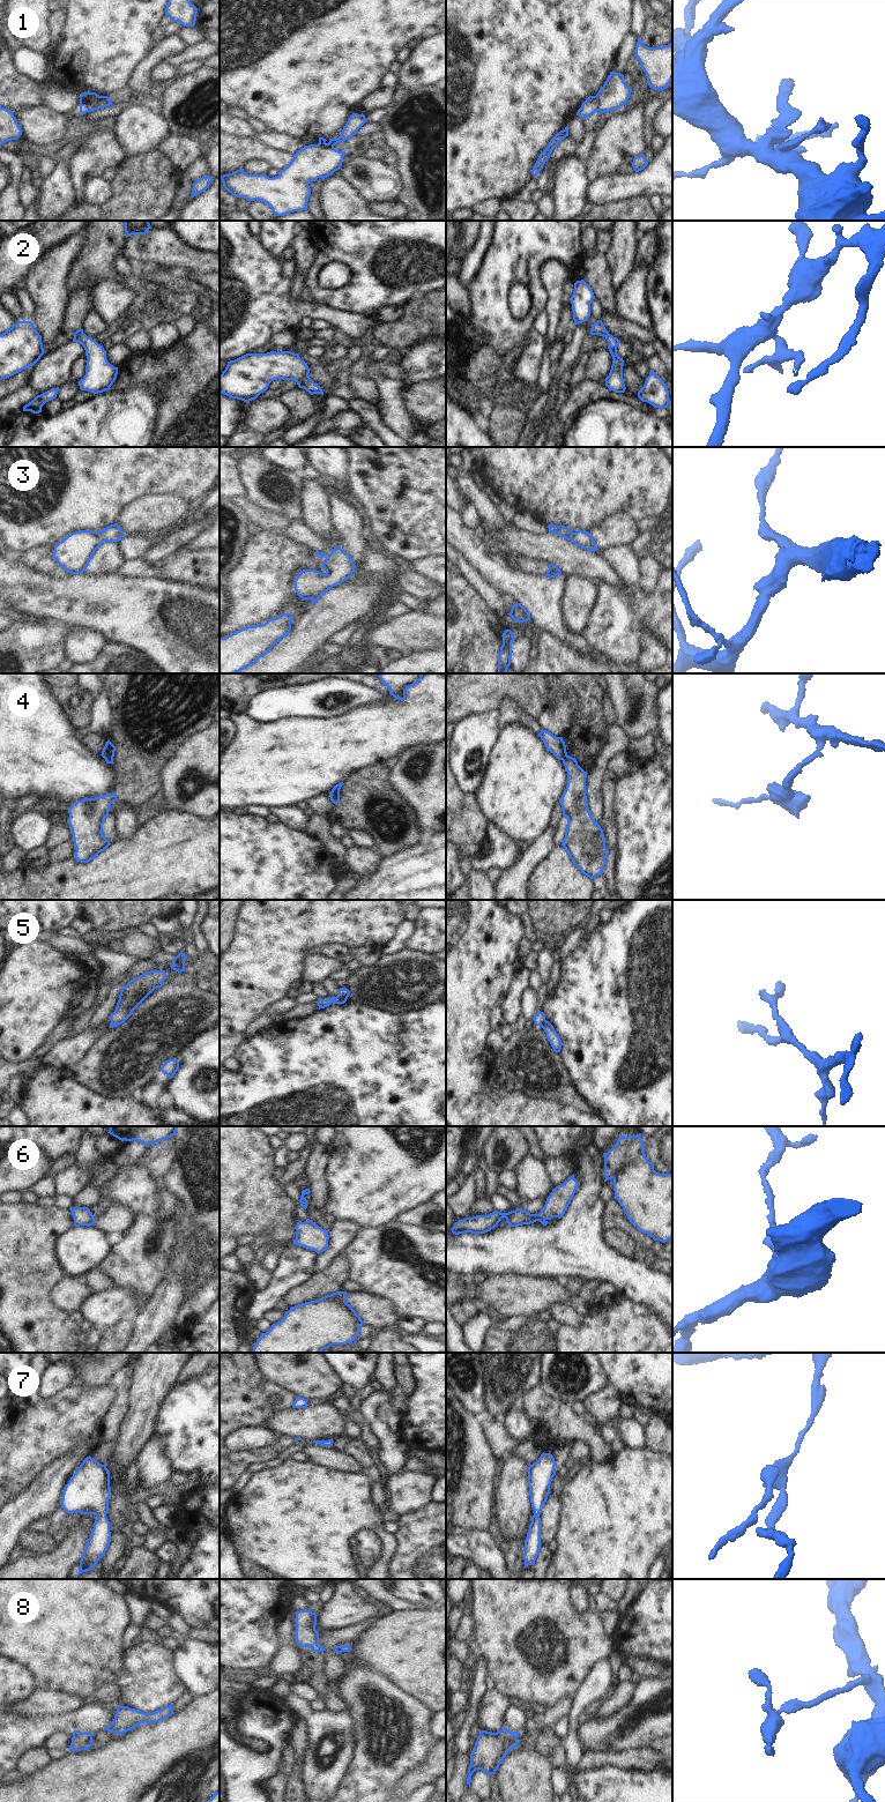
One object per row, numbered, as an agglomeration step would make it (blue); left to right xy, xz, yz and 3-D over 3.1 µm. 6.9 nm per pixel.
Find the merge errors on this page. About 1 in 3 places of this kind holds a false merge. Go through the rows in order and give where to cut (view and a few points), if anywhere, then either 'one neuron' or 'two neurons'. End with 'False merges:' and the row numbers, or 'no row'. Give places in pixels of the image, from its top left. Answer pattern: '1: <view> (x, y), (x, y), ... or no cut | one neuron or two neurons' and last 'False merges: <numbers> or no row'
1: xy (101, 96), (94, 96), (84, 101), (89, 108), (88, 111) | two neurons
2: no cut | one neuron
3: no cut | one neuron
4: yz (566, 754), (562, 759) | two neurons
5: xz (339, 992), (346, 999) | two neurons
6: no cut | one neuron
7: no cut | one neuron
8: no cut | one neuron
False merges: 1, 4, 5

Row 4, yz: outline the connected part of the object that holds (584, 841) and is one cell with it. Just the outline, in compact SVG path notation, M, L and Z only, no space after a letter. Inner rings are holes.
M570 755L563 759L563 764L567 772L567 785L559 802L567 826L562 846L581 873L593 879L602 874L609 850L605 848L603 829L593 819L588 807L588 773Z

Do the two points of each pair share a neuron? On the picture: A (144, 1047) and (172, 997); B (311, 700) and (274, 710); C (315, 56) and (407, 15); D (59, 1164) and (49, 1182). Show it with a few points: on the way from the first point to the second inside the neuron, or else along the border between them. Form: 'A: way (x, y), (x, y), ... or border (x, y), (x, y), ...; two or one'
A: way (154, 1034), (172, 1015), (172, 1010); one
B: way (302, 701), (283, 704); one
C: way (339, 32), (356, 15), (384, 15); one
D: border (49, 1175), (54, 1177); two

